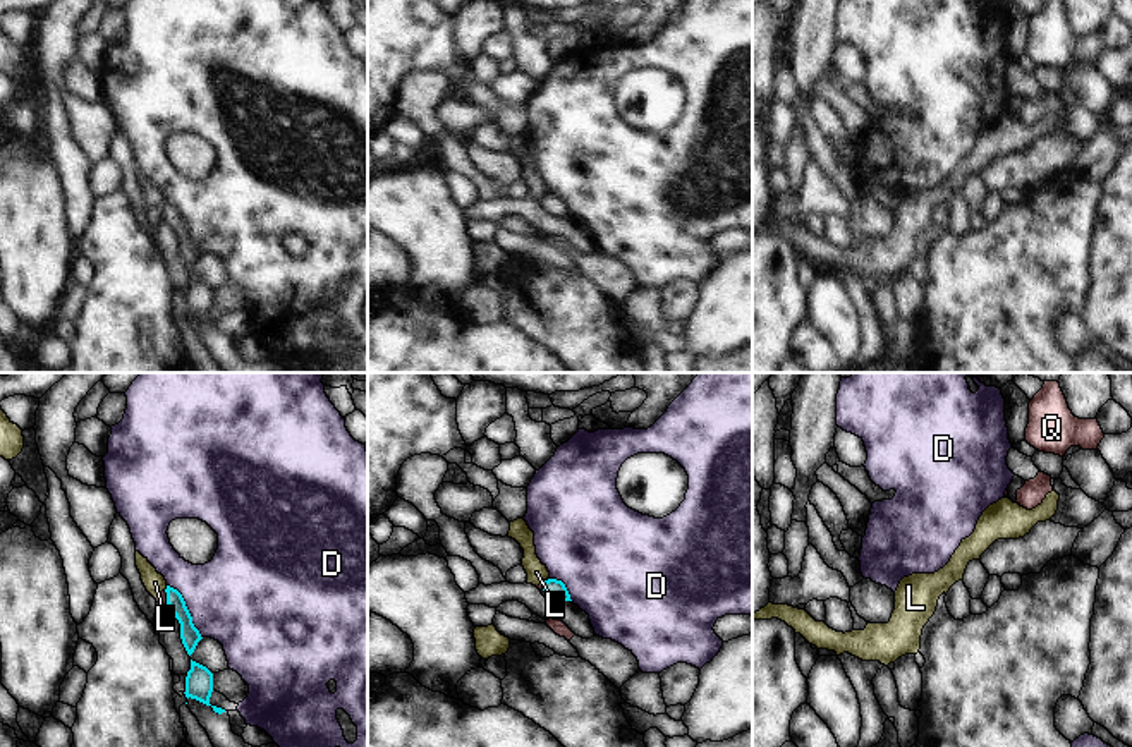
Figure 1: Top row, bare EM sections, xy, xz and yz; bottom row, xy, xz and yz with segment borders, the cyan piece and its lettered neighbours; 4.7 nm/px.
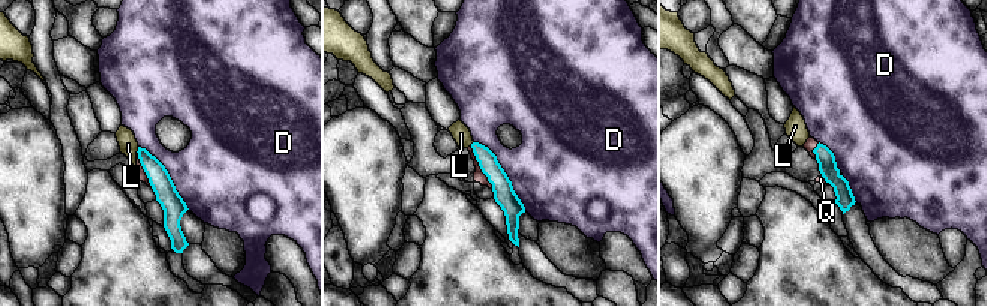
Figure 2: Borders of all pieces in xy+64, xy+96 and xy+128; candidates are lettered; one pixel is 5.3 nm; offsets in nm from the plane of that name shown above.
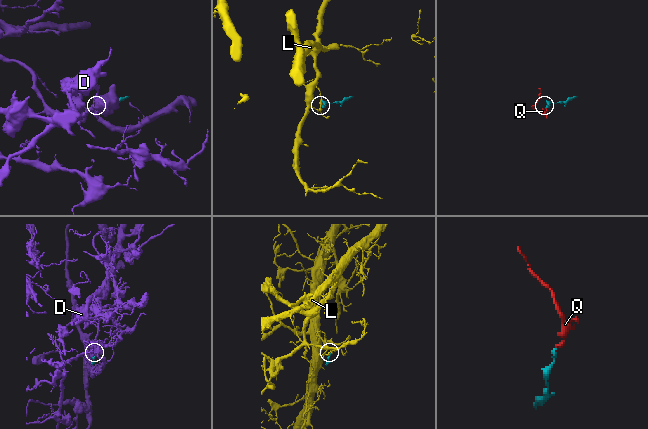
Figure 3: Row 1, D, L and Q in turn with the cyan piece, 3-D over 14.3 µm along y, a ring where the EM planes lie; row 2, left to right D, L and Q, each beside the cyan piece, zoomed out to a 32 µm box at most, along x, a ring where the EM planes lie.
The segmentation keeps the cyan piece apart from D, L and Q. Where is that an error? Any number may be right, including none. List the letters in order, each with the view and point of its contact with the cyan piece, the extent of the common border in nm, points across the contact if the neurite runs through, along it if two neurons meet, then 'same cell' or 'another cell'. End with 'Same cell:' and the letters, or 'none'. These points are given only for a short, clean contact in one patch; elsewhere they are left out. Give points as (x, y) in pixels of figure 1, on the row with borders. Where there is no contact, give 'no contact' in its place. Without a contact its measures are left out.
D: contact xy (188, 610); length 300 nm; another cell
L: contact xy (167, 588); length 30 nm; border xy (167, 586), (164, 589); another cell
Q: contact xz (543, 588); length 100 nm; way xz (555, 589), (543, 588), (540, 586); same cell
Same cell: Q

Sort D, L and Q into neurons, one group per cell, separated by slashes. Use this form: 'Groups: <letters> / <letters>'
Groups: D / L / Q

